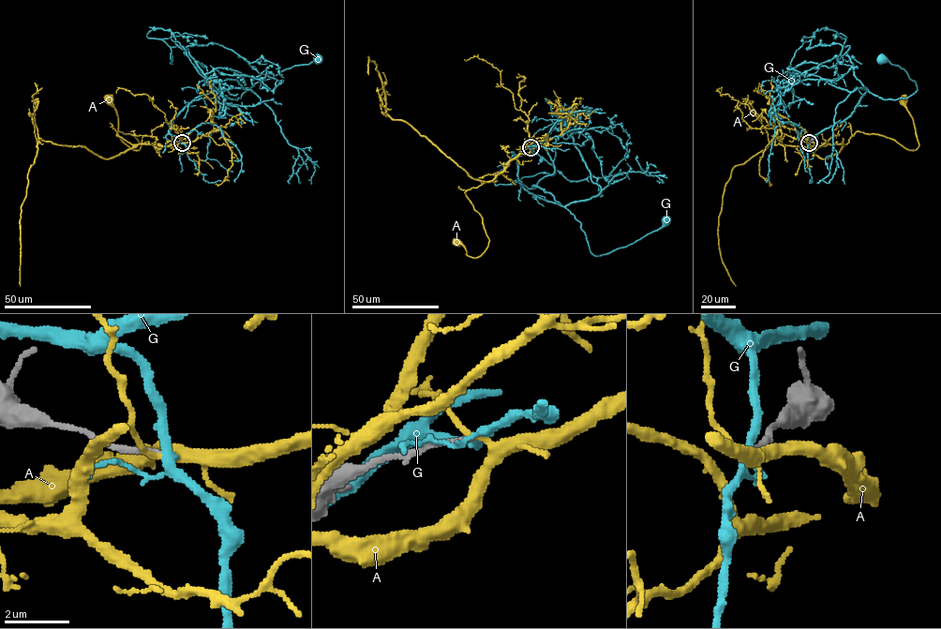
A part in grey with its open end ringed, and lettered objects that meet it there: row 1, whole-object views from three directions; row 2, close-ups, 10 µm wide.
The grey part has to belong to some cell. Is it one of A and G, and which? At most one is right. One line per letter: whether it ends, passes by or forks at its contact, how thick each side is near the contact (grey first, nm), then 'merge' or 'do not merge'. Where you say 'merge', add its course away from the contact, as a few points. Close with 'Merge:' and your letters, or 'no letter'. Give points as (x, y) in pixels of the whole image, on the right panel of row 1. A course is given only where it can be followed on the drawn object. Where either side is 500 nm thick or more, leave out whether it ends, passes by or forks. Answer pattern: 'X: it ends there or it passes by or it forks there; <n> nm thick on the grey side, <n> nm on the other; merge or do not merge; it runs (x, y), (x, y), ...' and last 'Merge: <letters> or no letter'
A: it passes by; 170 nm thick on the grey side, 180 nm on the other; do not merge
G: it forks there; 150 nm thick on the grey side, 240 nm on the other; do not merge
Merge: no letter

